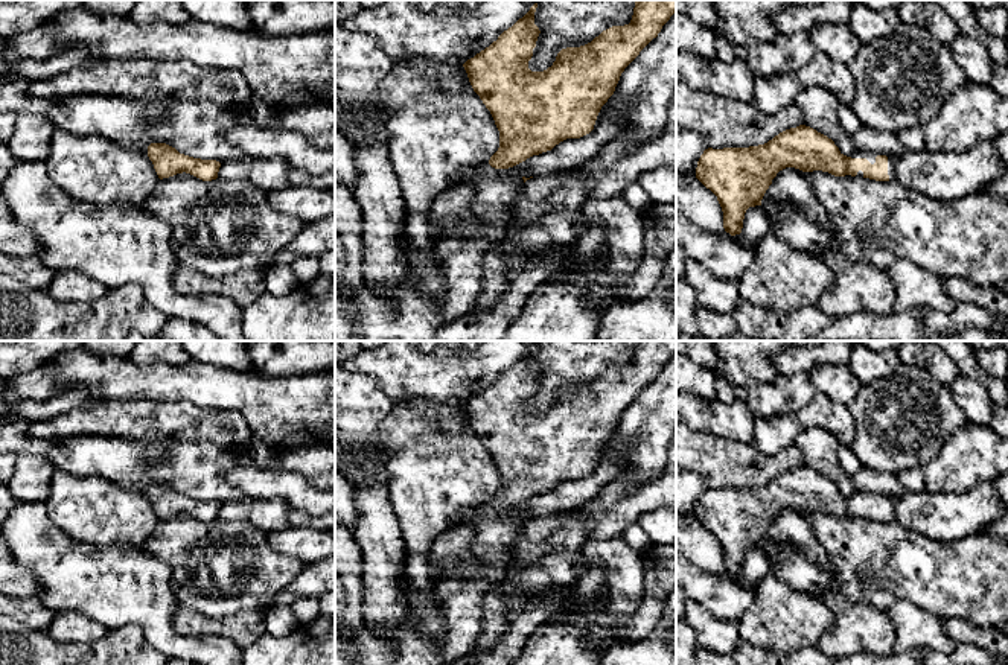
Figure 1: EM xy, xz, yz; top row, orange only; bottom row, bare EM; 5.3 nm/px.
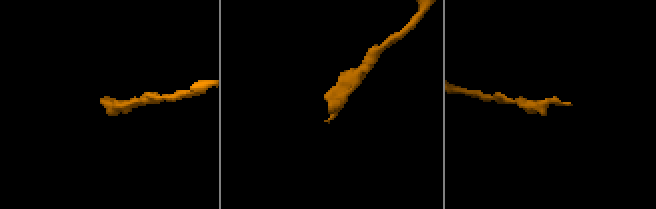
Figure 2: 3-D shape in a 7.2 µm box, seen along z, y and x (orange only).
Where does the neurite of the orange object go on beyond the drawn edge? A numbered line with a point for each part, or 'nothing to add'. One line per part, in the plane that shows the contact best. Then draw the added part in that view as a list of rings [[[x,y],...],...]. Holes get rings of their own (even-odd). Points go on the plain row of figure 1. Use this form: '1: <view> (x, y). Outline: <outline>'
1: yz (858, 495). Outline: [[[854,492],[851,499],[866,499],[871,505],[874,505],[877,496],[879,495],[876,495],[876,493]]]

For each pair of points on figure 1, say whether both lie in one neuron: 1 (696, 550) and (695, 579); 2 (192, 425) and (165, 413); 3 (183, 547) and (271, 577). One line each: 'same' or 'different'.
1: different
2: same
3: same

